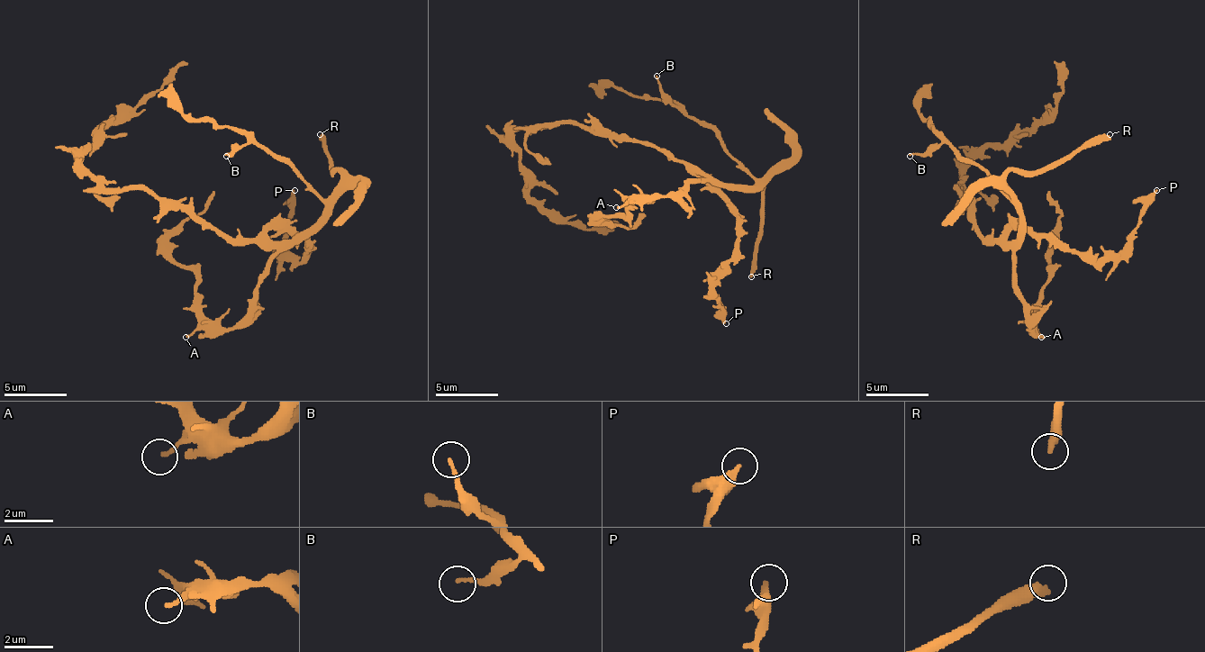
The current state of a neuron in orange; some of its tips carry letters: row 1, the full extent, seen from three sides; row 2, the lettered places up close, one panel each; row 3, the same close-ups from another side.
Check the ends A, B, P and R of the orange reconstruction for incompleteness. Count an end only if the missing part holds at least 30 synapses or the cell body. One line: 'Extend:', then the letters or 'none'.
Extend: R

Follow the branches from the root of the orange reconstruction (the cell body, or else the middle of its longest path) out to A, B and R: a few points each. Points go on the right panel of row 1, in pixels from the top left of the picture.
A: (982, 234), (984, 237), (997, 237), (1012, 253), (1012, 277), (1022, 300), (1022, 312), (1028, 324), (1041, 337)
B: (982, 234), (1006, 240), (1019, 234), (1012, 200), (946, 143), (910, 156)
R: (982, 234), (1006, 240), (1019, 234), (1019, 209), (1006, 184), (1010, 171), (1047, 171), (1109, 134)

